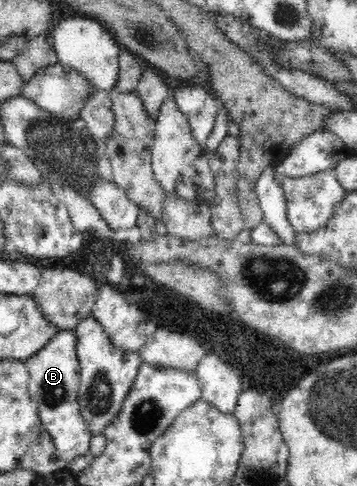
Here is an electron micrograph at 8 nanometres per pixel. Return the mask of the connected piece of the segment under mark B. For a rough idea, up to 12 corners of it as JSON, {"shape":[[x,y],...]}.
{"shape":[[61,330],[25,361],[31,398],[61,461],[92,432],[78,401],[77,336]]}

